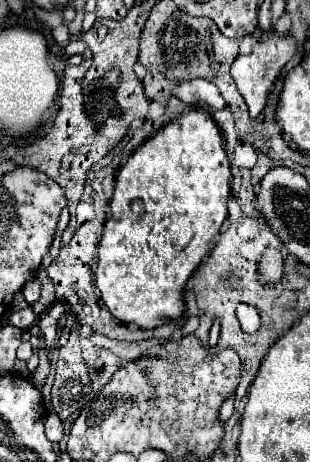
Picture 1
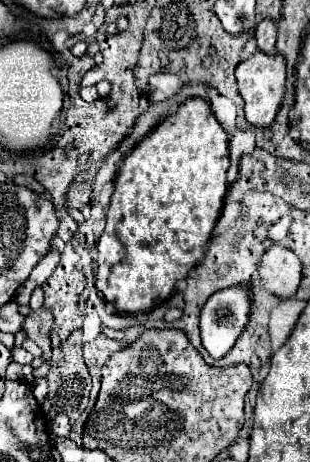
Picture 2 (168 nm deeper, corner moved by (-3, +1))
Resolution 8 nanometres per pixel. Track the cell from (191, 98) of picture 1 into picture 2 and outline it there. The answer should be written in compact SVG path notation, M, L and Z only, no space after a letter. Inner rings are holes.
M155 73L151 75L151 93L147 93L149 101L165 101L175 95L183 87L183 81L173 73Z

